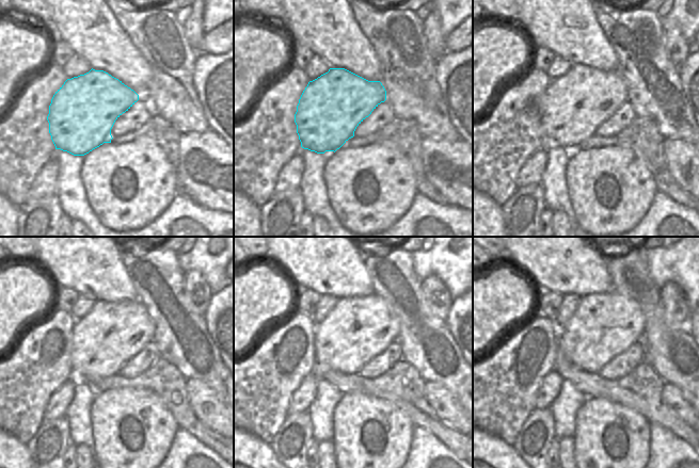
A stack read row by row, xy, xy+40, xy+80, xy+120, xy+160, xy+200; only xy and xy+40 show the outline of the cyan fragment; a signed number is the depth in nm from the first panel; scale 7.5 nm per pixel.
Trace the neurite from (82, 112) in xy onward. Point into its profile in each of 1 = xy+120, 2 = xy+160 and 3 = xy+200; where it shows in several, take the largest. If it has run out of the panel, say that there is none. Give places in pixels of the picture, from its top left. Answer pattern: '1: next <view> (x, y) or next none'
1: next xy+120 (112, 334)
2: next xy+160 (356, 329)
3: next xy+200 (603, 326)

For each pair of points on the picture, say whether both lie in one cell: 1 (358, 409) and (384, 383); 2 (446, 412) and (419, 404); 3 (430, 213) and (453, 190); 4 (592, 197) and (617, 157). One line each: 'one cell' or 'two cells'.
1: two cells
2: two cells
3: two cells
4: one cell

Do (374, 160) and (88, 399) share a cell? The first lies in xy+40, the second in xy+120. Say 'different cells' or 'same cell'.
different cells

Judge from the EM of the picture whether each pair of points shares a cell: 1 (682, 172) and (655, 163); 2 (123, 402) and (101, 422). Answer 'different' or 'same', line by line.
1: different
2: same

